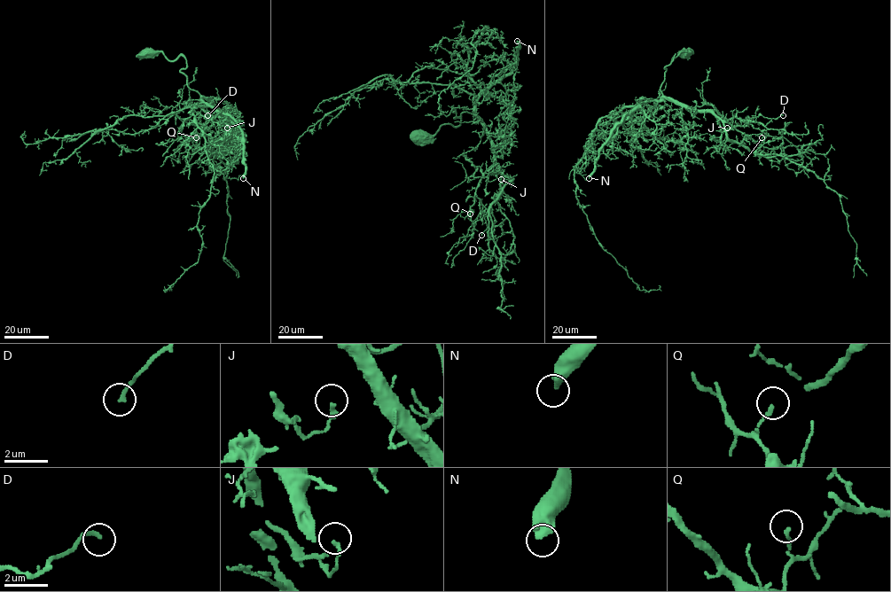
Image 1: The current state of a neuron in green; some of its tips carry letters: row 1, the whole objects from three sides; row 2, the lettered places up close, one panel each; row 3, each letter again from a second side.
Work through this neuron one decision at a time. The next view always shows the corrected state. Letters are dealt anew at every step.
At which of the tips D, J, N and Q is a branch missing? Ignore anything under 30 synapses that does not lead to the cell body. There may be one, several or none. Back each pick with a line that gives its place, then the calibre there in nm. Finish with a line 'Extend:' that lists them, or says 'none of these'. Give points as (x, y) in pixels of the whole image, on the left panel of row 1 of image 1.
N: at (243, 178); 480 nm thick
Extend: N

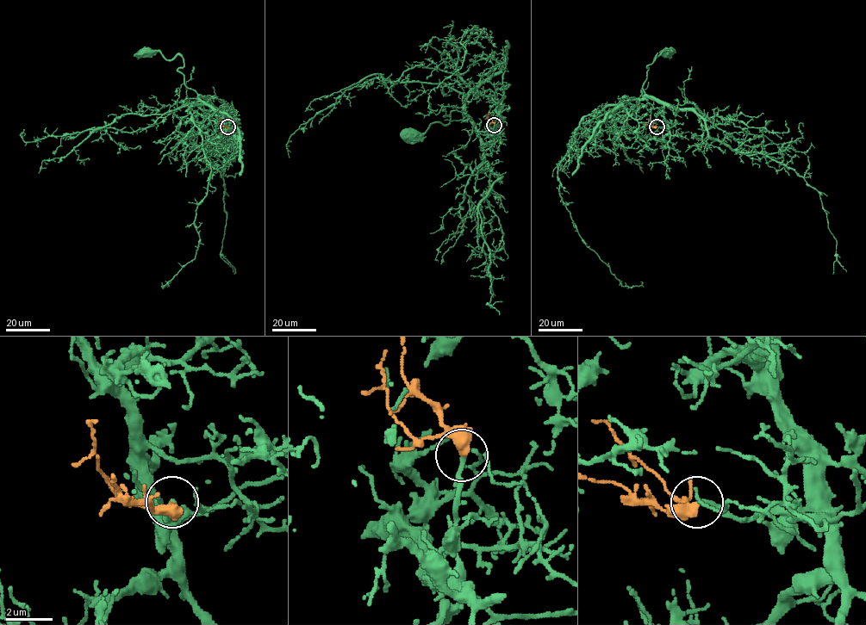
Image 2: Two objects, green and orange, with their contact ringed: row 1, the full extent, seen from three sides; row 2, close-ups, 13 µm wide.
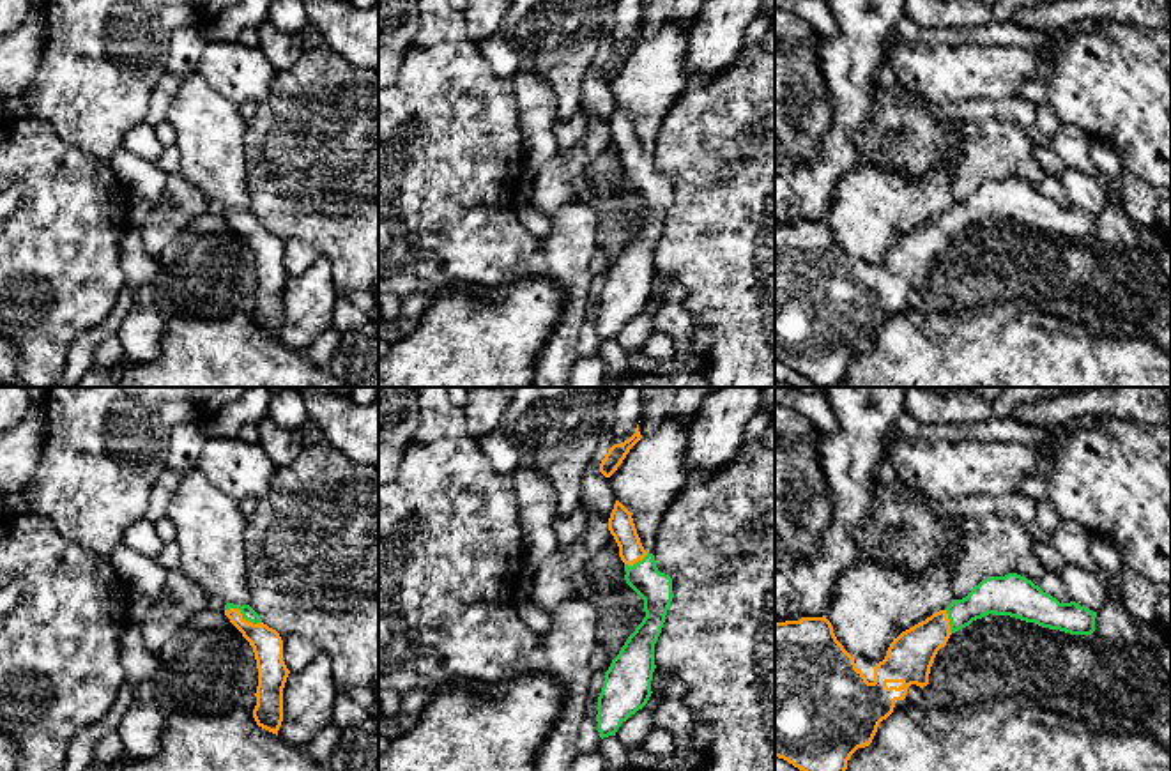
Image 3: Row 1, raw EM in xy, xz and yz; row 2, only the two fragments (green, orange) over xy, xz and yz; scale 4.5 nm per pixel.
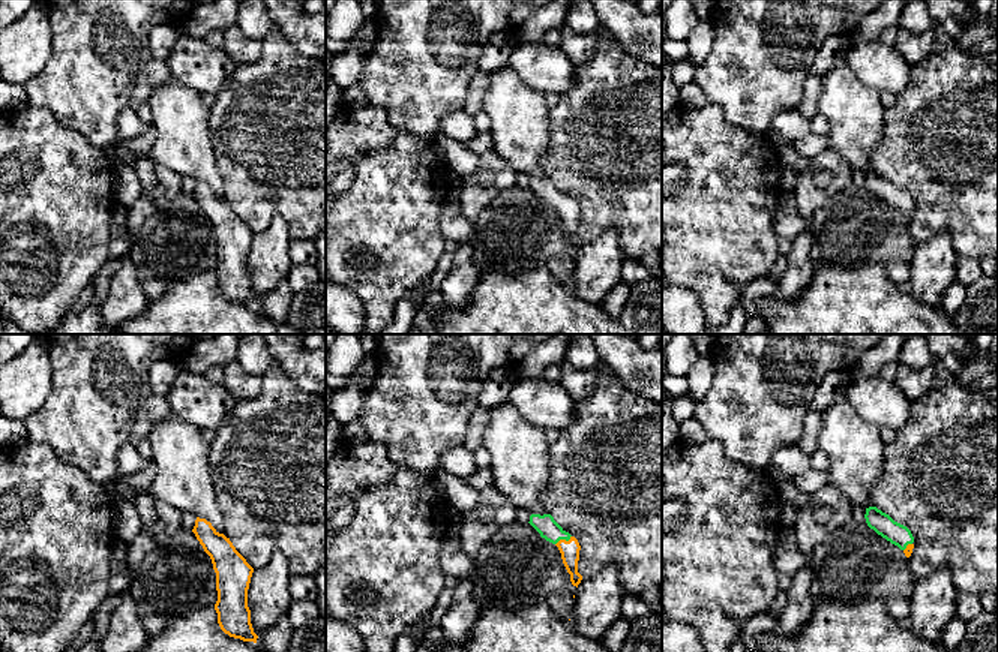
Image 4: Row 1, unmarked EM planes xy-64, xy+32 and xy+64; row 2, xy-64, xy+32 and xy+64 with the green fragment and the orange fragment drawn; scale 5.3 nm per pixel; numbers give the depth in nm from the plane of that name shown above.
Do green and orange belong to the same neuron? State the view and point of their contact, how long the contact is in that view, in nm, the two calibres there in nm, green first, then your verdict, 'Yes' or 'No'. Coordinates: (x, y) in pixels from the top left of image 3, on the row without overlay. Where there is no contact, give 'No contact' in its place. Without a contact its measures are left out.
Touches green at xy (243, 220). Shared border 180 nm. Thickness 60 nm (green) against 140 nm. Yes

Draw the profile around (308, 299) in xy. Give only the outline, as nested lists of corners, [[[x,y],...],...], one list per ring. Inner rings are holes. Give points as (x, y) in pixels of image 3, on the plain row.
[[[317,258],[302,274],[290,276],[283,292],[283,325],[278,341],[302,352],[333,325],[338,299],[331,263],[325,258]]]

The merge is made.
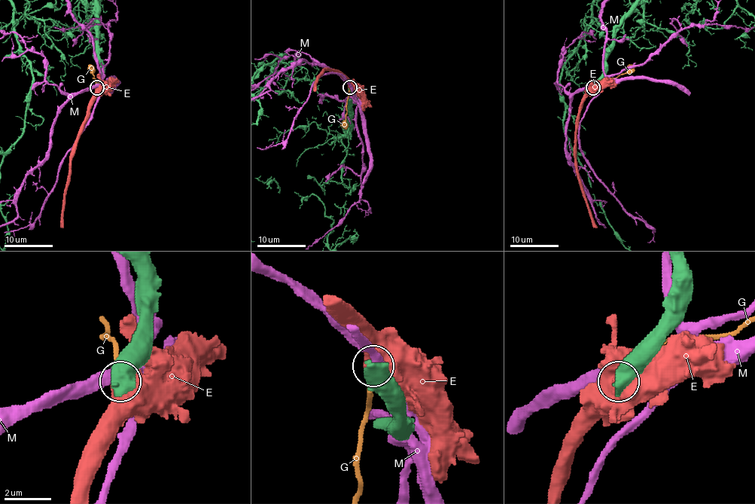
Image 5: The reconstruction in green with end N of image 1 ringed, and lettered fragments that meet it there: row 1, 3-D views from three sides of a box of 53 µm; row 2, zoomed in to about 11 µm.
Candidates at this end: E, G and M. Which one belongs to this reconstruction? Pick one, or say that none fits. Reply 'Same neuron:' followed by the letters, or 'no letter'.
Same neuron: E

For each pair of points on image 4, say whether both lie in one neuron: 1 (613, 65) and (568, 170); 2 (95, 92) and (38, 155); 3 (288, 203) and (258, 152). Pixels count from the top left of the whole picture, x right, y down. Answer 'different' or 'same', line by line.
1: same
2: different
3: same

